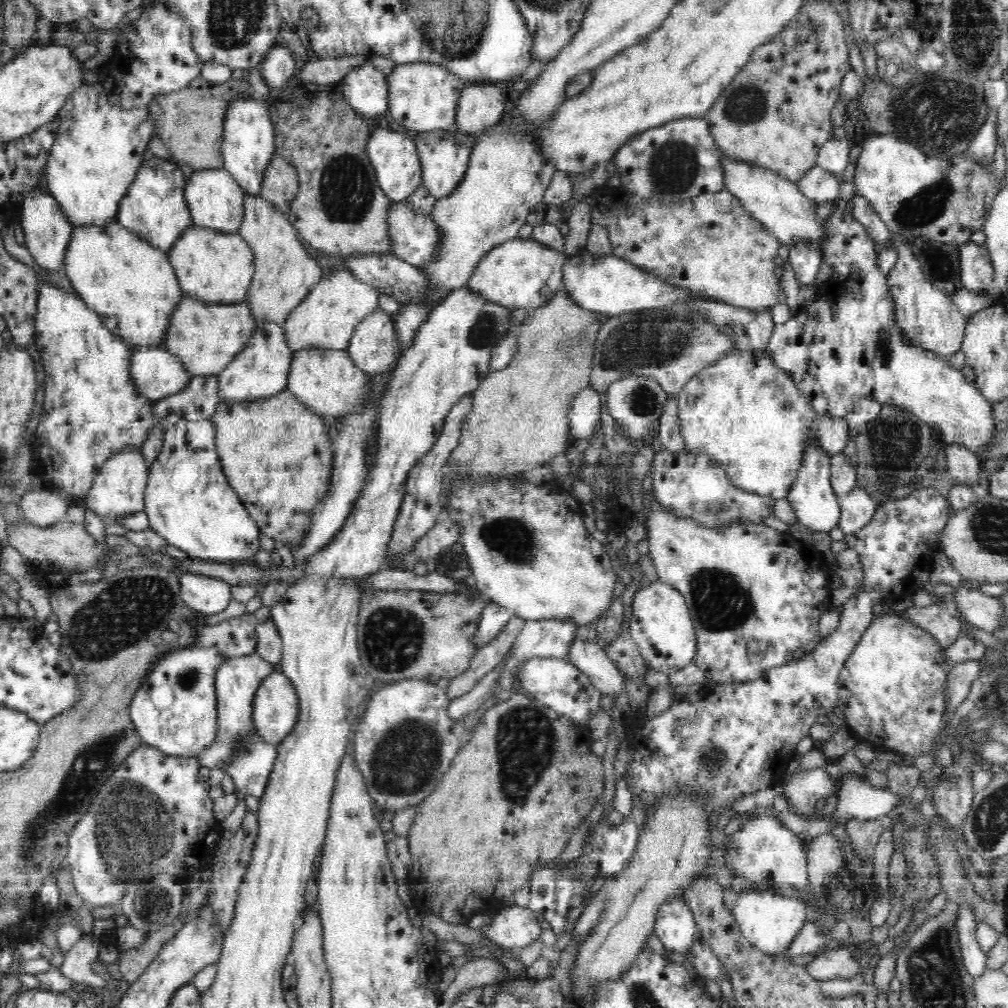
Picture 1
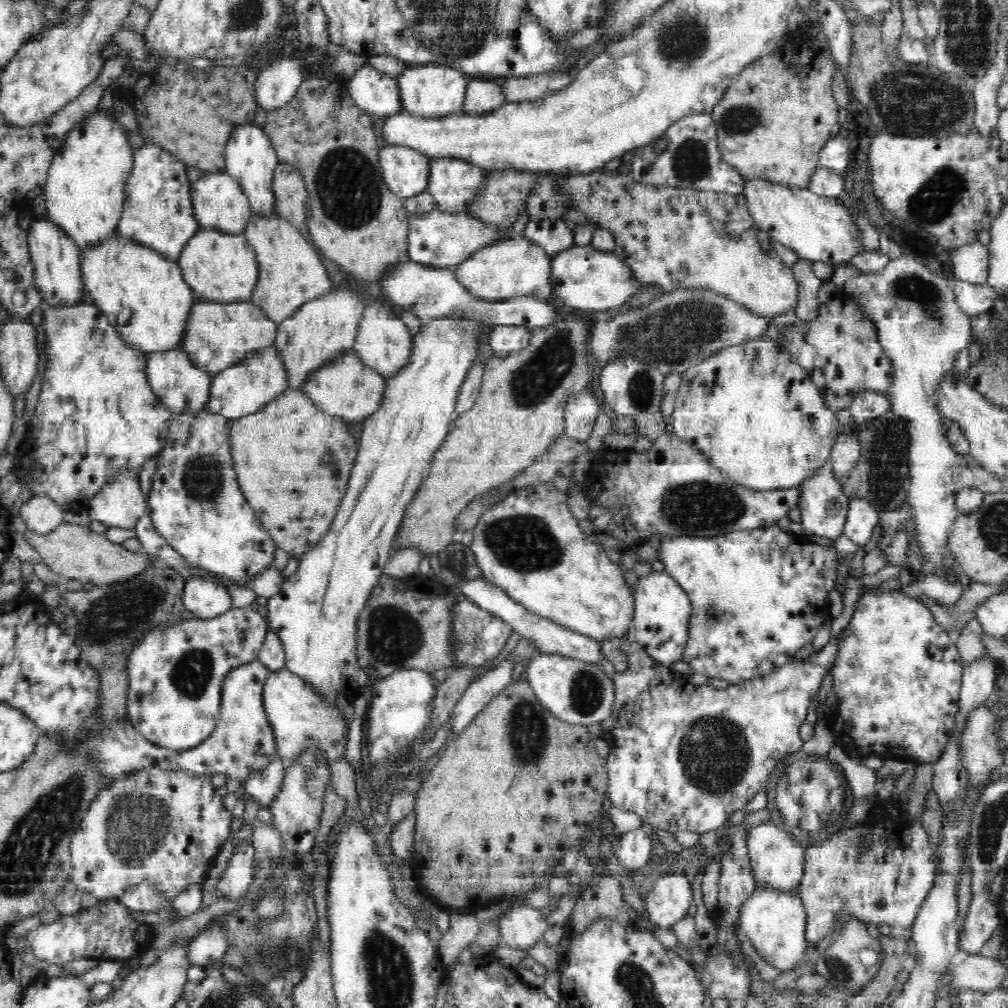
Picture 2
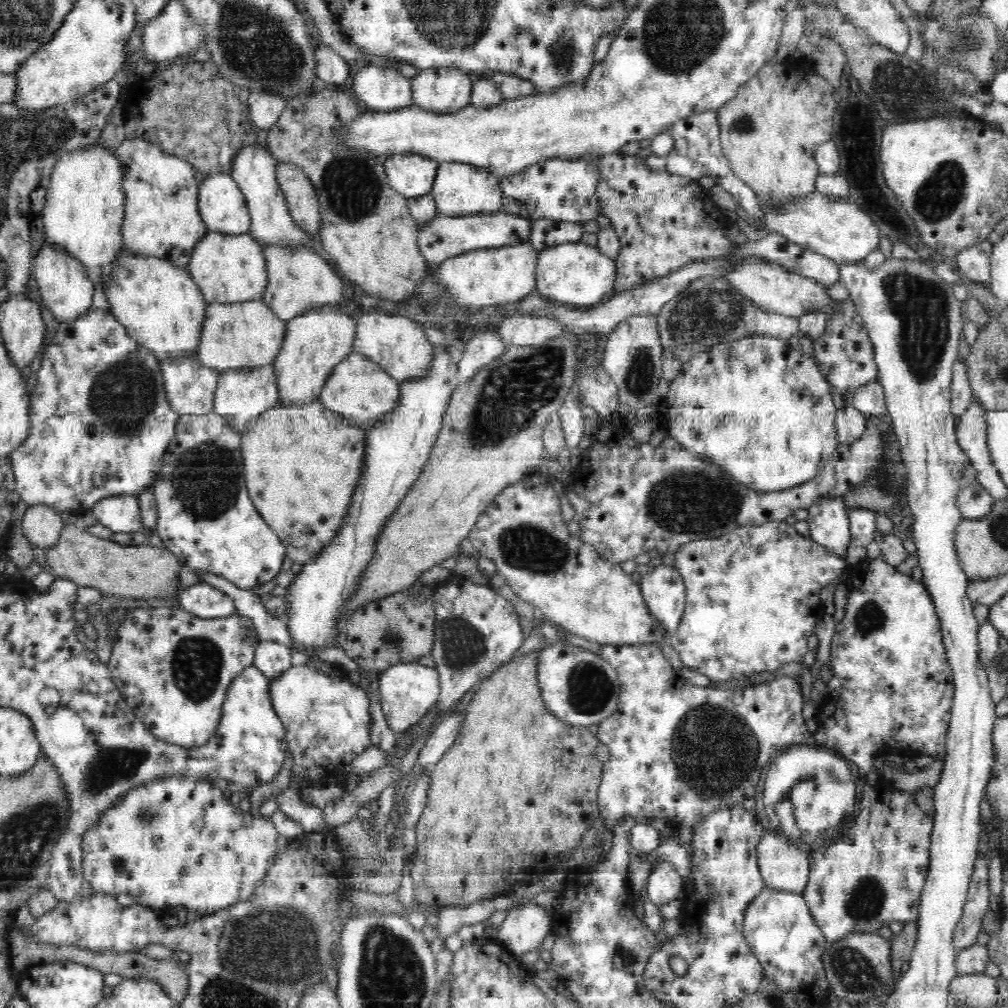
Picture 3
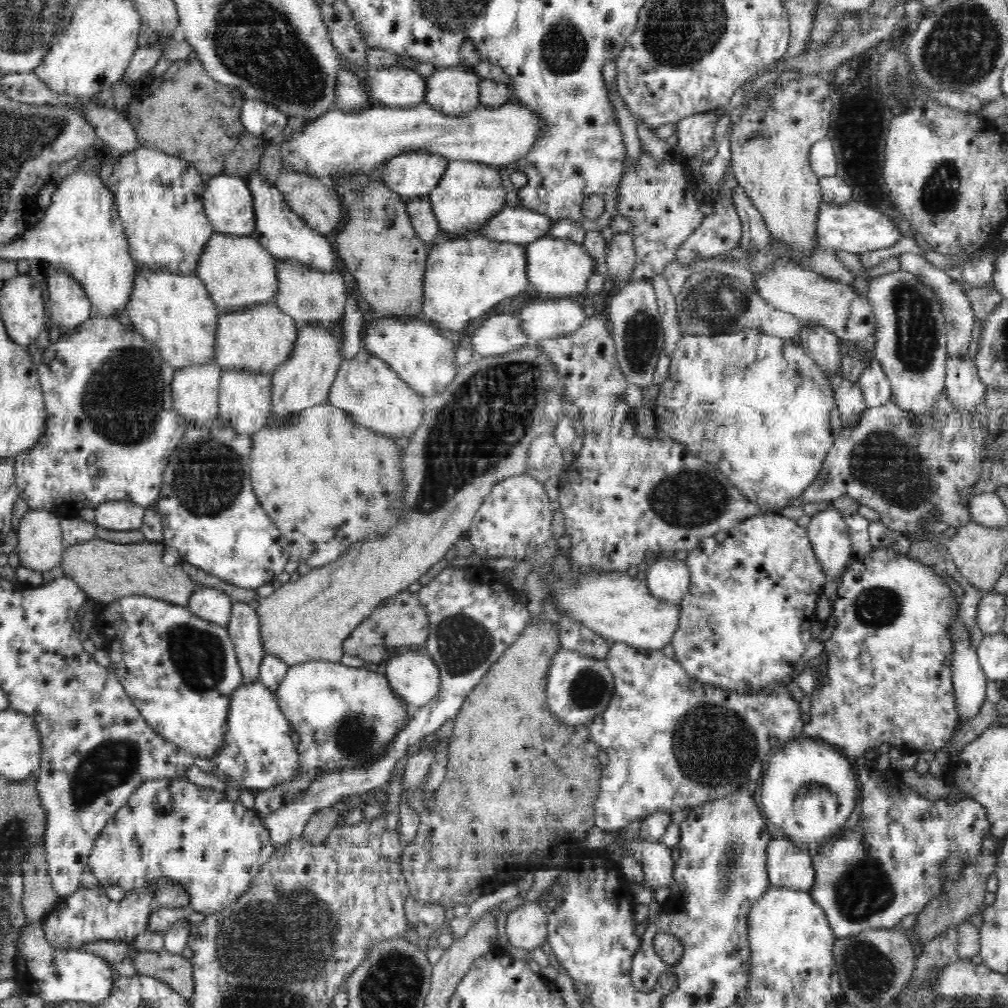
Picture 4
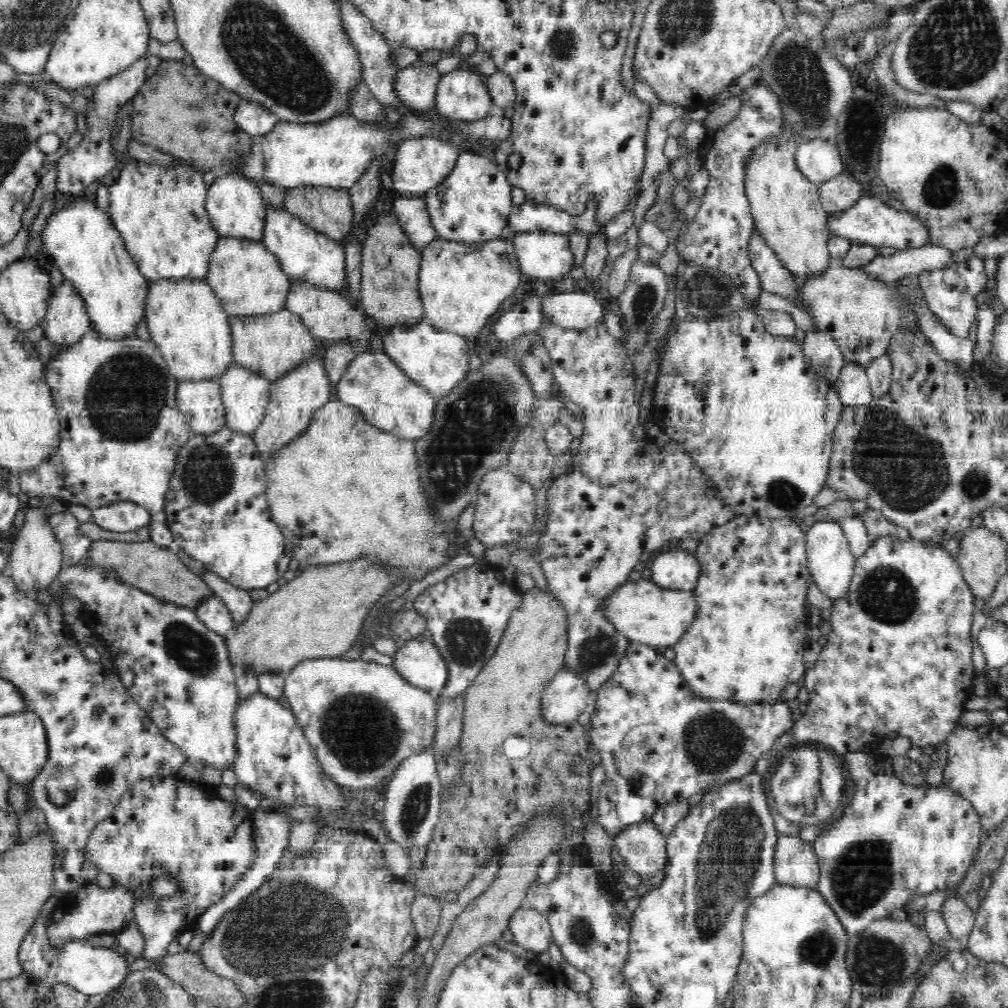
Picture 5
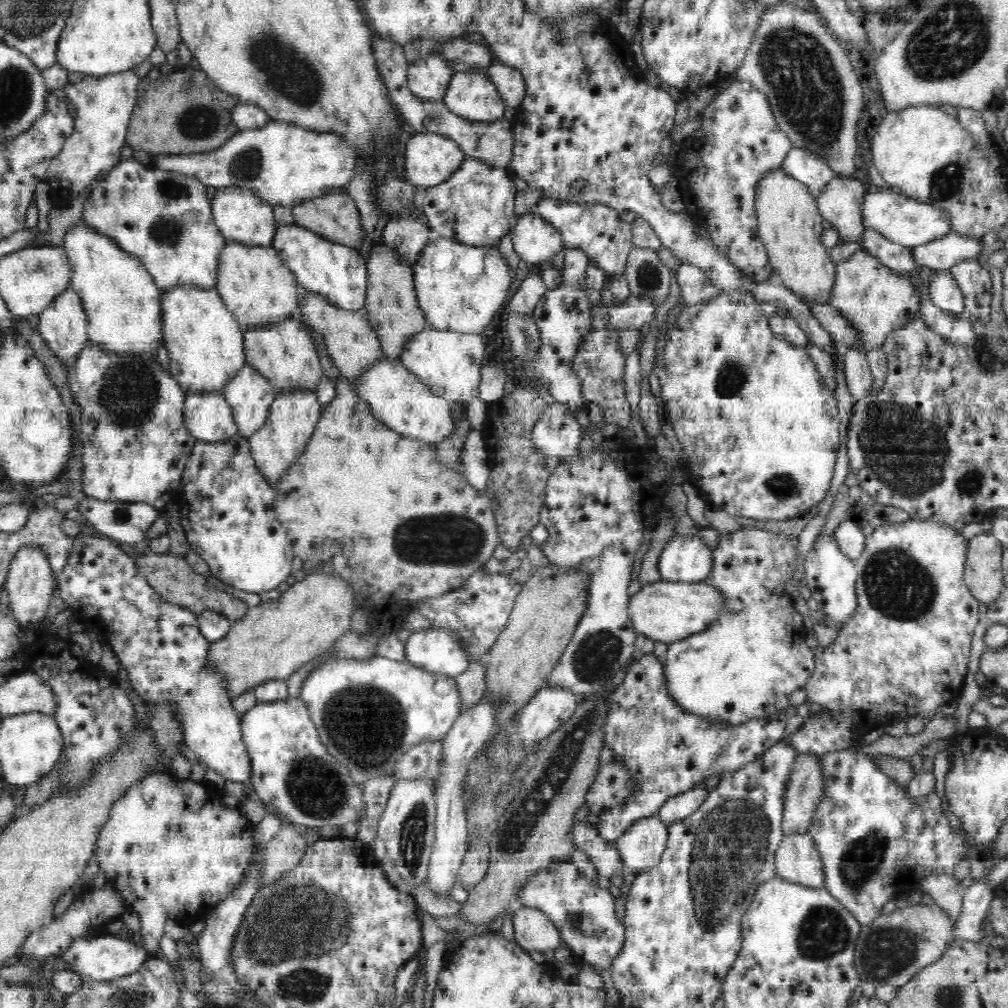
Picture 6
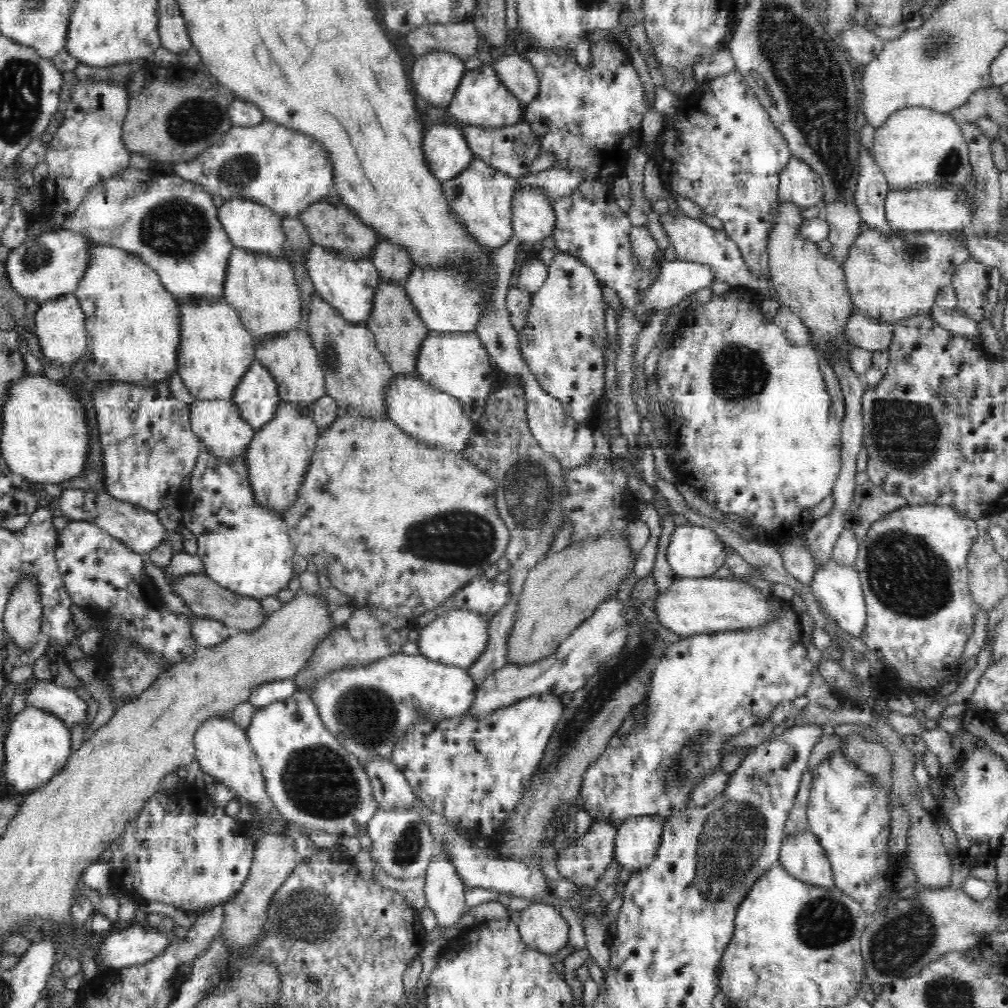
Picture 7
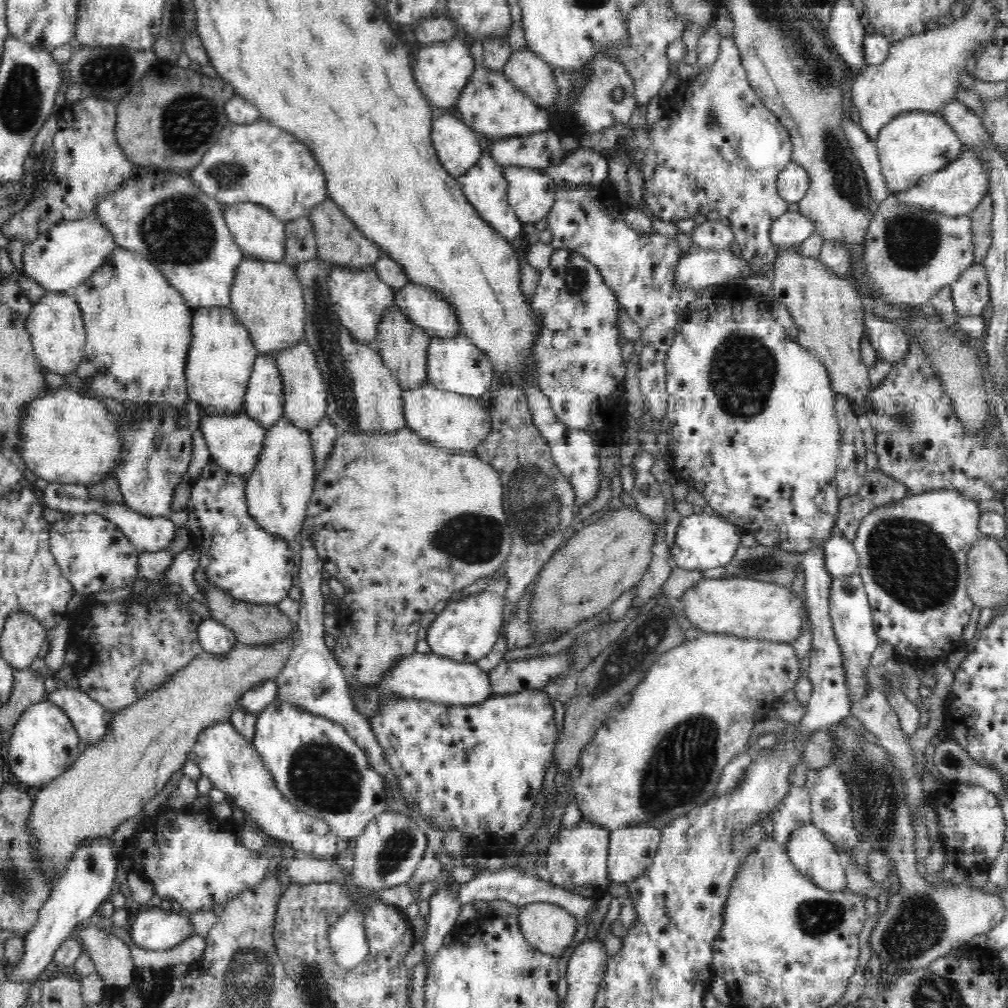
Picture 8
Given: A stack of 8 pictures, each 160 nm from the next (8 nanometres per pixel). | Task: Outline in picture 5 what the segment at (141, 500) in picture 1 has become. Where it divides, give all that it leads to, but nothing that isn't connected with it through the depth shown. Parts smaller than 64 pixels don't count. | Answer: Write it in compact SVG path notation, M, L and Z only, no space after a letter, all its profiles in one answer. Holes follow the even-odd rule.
M130 502L112 503L91 511L94 524L110 532L130 532L147 526L153 514L146 508Z

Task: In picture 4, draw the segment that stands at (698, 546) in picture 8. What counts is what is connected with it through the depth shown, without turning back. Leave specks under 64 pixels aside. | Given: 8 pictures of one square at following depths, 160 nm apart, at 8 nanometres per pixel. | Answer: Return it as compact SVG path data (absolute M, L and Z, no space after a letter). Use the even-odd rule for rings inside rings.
M660 558L645 568L649 591L661 600L680 605L690 586L689 567L685 561Z

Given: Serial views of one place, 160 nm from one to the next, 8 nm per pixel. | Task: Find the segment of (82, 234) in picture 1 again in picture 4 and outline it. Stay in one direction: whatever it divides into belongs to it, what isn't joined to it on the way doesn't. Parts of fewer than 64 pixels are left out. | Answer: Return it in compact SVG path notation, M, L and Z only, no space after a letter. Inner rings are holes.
M138 269L137 279L134 282L132 298L128 302L126 316L132 322L133 330L145 340L159 348L164 362L175 369L184 369L201 364L212 363L217 346L217 320L220 314L217 304L213 301L206 285L195 275L180 276L171 272L150 271Z

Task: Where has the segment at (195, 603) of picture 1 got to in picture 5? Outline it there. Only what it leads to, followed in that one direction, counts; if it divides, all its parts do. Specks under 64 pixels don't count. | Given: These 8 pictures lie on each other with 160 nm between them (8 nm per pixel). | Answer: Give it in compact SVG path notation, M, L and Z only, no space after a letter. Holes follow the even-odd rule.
M212 594L202 604L195 608L198 618L208 629L215 634L225 636L230 628L235 627L233 616L226 606L226 603L217 595Z

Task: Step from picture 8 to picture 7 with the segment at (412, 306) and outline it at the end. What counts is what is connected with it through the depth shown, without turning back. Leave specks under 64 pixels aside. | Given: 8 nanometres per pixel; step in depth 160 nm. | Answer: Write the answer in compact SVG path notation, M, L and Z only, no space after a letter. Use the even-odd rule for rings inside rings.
M416 269L403 282L410 304L422 322L434 333L475 332L483 310L479 308L479 290L469 288L462 273L452 269Z

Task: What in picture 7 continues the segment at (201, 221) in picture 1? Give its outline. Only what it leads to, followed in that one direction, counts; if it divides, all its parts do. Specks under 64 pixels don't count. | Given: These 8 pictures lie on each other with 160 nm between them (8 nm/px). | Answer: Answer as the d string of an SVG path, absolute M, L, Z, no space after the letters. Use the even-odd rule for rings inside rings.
M248 199L223 200L218 203L218 219L235 247L242 247L255 254L284 258L285 233L282 229L282 217L267 207Z

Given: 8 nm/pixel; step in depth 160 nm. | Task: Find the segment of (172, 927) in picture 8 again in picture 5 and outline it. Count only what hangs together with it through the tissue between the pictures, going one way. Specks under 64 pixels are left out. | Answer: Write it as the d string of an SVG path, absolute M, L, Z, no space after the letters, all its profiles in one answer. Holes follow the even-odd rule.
M40 916L34 920L32 928L24 936L19 948L20 965L24 973L28 973L40 991L52 989L56 984L69 984L74 990L94 996L99 993L114 993L126 978L126 960L114 950L108 950L108 945L94 943L91 940L70 940L61 947L50 945L47 926L49 916L42 920Z

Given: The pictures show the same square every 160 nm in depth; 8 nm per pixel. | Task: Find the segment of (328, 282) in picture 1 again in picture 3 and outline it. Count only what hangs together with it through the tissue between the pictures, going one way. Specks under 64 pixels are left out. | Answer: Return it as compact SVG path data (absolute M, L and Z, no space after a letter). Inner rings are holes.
M339 306L334 308L318 308L318 310L306 311L298 315L296 319L289 320L286 328L285 343L282 344L281 352L274 359L274 374L278 387L279 406L301 406L301 404L312 403L321 394L326 379L333 374L334 367L341 363L350 353L354 352L353 345L357 324L352 316L343 312Z

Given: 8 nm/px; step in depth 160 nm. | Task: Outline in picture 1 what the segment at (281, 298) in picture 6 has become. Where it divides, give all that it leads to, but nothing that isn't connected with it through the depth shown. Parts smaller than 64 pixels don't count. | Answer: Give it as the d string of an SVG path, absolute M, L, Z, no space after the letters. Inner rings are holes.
M193 226L166 252L186 296L205 303L246 301L255 274L252 249L237 233L222 233Z

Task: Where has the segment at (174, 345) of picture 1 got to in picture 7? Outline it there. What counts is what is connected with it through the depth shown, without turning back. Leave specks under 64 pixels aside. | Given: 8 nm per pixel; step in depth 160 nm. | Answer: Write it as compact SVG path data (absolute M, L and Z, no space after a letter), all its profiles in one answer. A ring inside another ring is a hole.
M290 331L288 334L277 335L266 343L254 343L254 346L255 360L265 365L272 373L282 401L308 409L326 393L324 371L320 367L318 353L311 343L311 337L306 331Z

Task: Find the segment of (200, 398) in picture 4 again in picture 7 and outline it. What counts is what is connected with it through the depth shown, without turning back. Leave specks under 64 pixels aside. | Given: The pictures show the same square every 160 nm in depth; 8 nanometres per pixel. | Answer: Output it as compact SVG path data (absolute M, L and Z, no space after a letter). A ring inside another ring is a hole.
M195 400L188 406L191 428L200 438L203 449L210 451L215 457L226 460L244 457L252 443L256 429L241 416L239 408L231 400Z

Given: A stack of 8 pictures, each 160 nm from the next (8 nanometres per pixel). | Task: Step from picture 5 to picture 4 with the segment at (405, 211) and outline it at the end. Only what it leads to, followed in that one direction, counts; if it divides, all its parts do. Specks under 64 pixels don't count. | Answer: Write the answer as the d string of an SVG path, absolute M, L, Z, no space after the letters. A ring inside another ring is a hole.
M428 196L417 198L407 205L407 212L416 235L426 244L434 242L439 236L439 223Z

